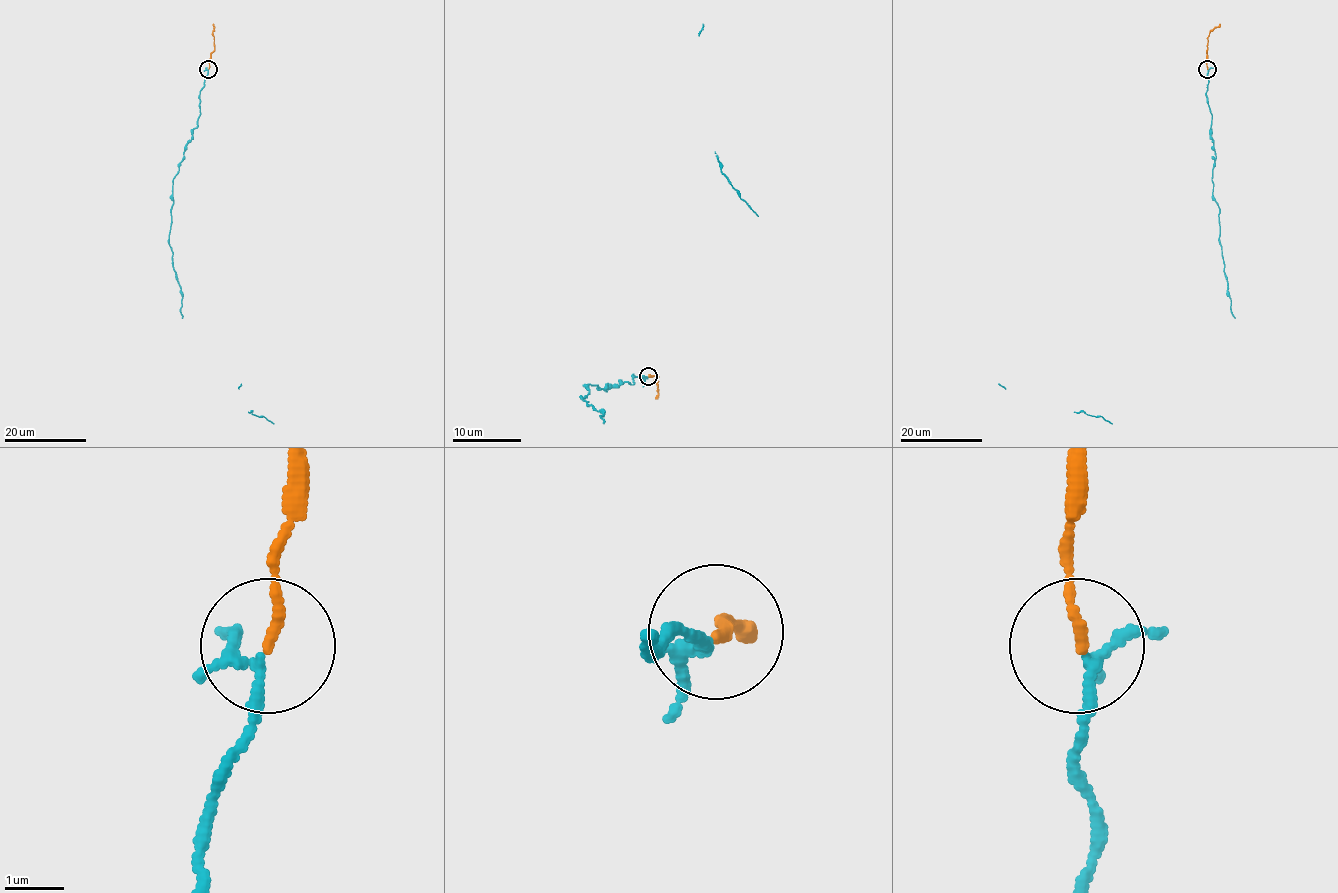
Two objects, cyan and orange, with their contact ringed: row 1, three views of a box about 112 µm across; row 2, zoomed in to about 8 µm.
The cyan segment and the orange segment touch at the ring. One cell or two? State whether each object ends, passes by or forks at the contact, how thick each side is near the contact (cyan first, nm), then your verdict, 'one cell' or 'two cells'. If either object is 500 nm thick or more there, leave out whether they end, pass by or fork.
cyan forks | orange ends | 140/160 nm | one cell

